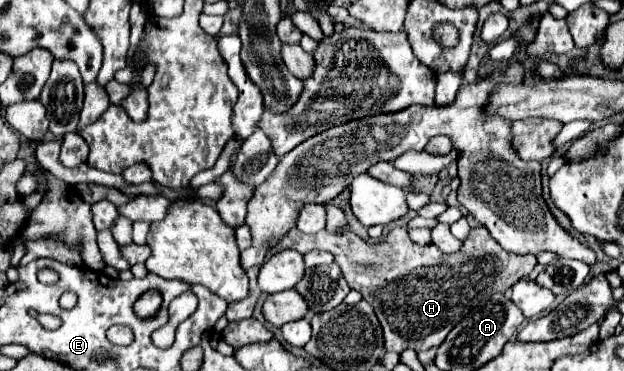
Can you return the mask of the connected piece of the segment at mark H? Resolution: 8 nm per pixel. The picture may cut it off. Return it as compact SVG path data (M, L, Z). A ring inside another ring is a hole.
M396 227L388 233L386 241L366 243L356 233L332 235L320 231L316 235L304 235L294 229L272 247L268 255L282 249L294 249L298 253L308 253L312 249L330 251L342 269L350 289L362 293L362 297L374 307L376 317L384 331L384 349L402 353L404 349L424 351L438 347L456 323L464 319L476 303L488 295L504 293L512 283L528 277L536 267L534 255L516 255L504 251L486 227L476 227L464 241L458 253L446 255L436 245L420 247L412 243L404 227Z

